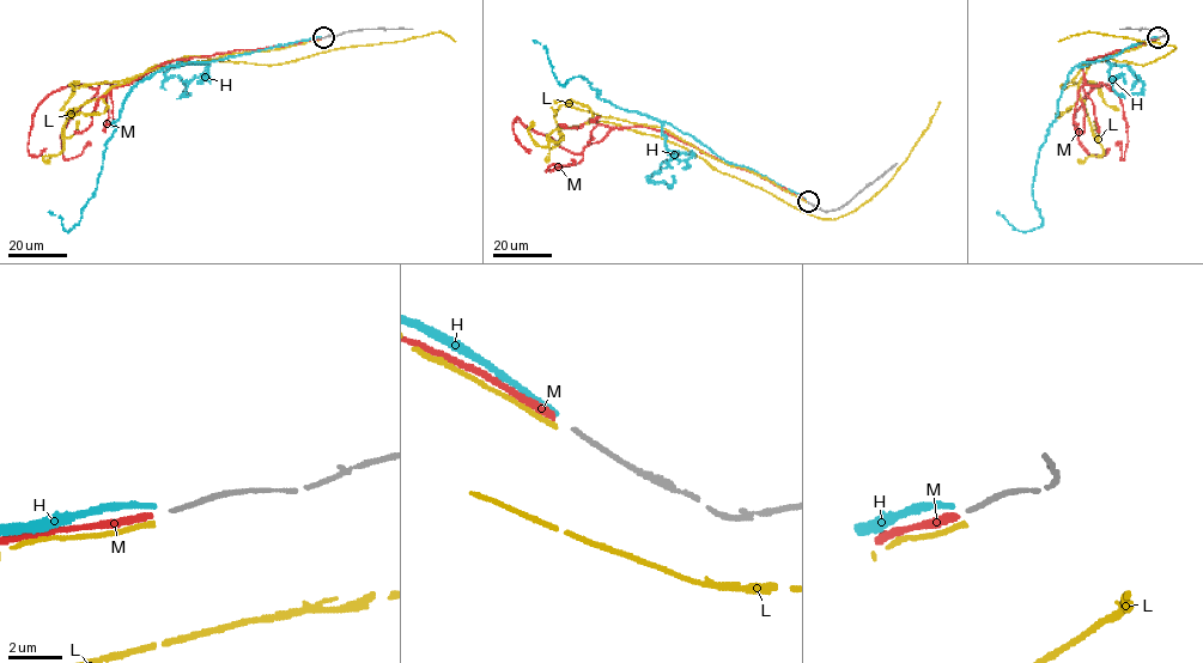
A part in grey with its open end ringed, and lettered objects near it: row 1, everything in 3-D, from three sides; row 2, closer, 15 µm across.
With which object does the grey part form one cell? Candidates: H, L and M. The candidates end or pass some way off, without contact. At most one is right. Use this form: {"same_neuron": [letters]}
{"same_neuron": ["M"]}

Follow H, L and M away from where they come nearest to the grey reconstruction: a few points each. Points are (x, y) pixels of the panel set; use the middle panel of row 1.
H: (806, 200), (754, 170), (724, 160), (669, 125), (600, 98), (581, 75), (563, 86), (546, 49), (533, 40)
L: (806, 201), (666, 129), (606, 117), (692, 151), (807, 213), (834, 219), (891, 180), (940, 102)
M: (806, 201), (644, 126), (617, 128), (572, 153), (517, 119), (514, 133), (529, 153)

